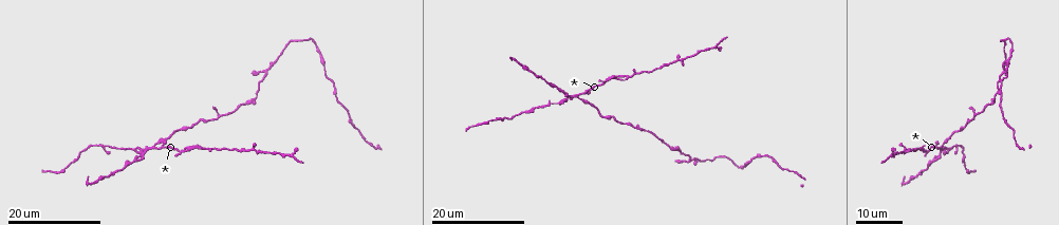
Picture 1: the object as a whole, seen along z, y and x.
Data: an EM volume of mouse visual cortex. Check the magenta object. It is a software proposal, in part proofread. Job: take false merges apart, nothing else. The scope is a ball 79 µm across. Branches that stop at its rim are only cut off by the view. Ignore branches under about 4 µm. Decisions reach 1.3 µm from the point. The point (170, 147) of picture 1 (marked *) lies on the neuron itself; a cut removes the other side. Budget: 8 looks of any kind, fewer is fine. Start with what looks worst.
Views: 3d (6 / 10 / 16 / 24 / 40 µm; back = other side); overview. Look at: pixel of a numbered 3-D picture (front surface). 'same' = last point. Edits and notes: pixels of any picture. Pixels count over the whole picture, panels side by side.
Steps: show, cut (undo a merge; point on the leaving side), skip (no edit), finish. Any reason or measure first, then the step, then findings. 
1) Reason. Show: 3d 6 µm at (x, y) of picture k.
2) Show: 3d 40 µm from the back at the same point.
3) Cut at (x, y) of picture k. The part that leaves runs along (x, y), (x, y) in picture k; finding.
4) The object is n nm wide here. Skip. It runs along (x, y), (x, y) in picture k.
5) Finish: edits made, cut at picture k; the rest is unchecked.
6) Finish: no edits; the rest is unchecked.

A fork. Show: 3d 24 µm at (151, 146) of picture 1.

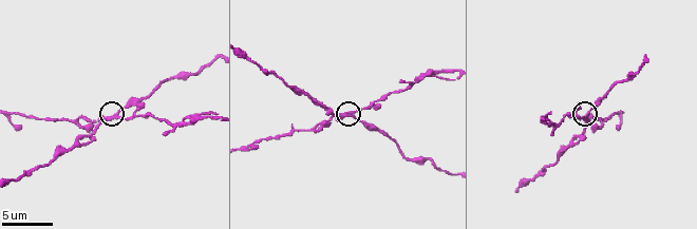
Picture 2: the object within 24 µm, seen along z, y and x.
Zoom in. Show: 3d 6 µm at (350, 115) of picture 2.

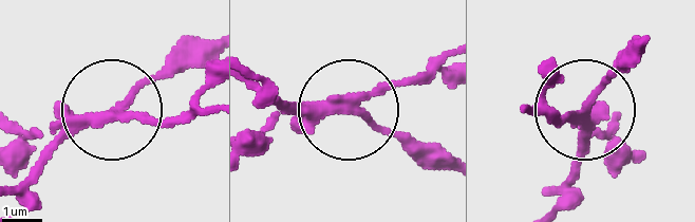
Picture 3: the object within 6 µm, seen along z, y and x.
3 arms meet here. Cut at (45, 147) of picture 3. The part that leaves runs along (334, 106), (442, 156) in picture 3; a second neuron is stuck on.

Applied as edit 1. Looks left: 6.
Thin neck. Show: 3d 16 µm at (710, 47) of picture 1.

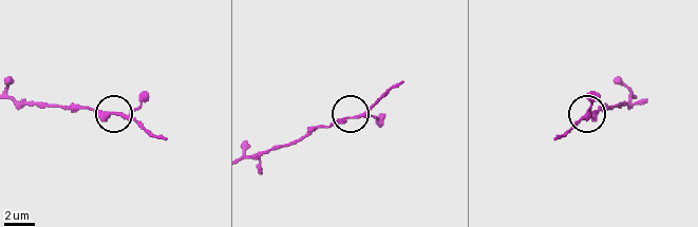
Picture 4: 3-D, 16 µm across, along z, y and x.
Show: 3d 10 µm at (357, 115) of picture 4.

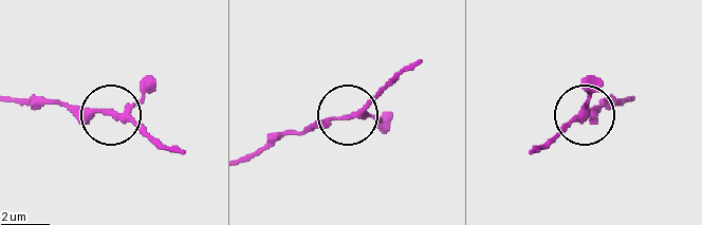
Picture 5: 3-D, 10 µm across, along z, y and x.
3 arms meet here. Skip. It runs along (631, 98), (611, 98), (571, 118), (549, 138) in picture 5; continuous, no second neuron.

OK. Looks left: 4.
Thick turns thin. Show: 3d 16 µm at (407, 87) of picture 2.

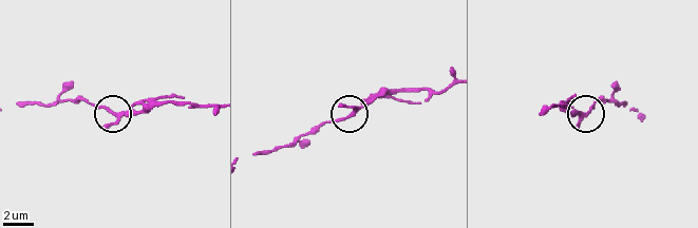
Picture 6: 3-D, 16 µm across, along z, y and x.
3 arms meet here. Skip. It runs along (86, 102), (115, 114), (140, 114) in picture 6; all the same neuron.

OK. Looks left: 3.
Three-way junction. Show: 3d 10 µm at (68, 120) of picture 2.

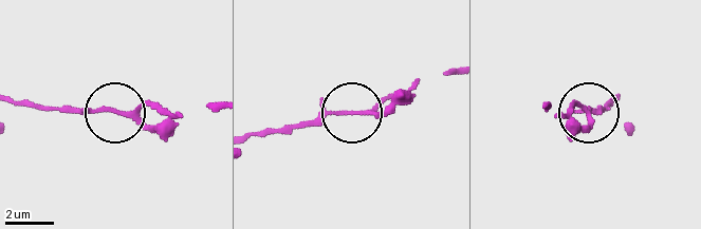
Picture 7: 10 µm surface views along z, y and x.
Show: 3d 10 µm from the back at (117, 113) of picture 7.

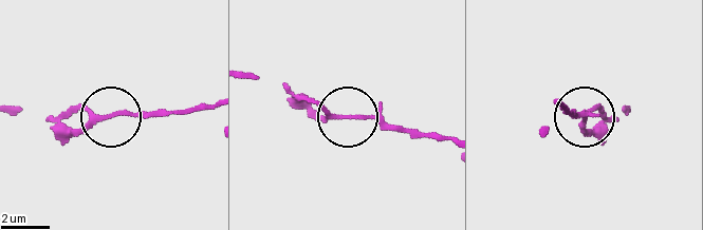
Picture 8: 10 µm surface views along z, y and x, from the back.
The object is 140 nm wide here. Skip. It runs along (15, 110), (51, 119), (81, 110), (106, 119), (177, 113) in picture 8; all the same neuron.

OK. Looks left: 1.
Finish: edits made, cut at picture 3; the rest is unchecked.

